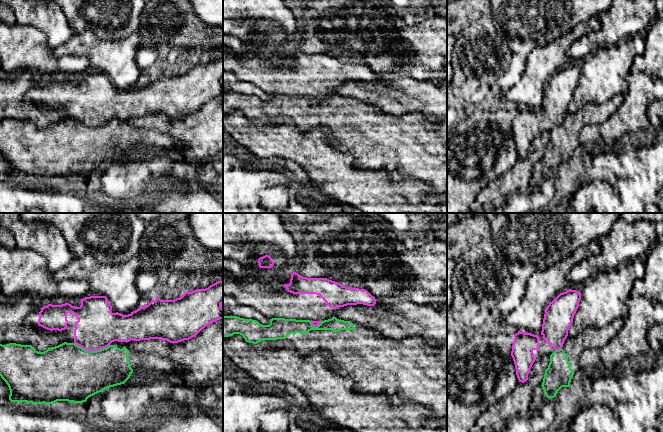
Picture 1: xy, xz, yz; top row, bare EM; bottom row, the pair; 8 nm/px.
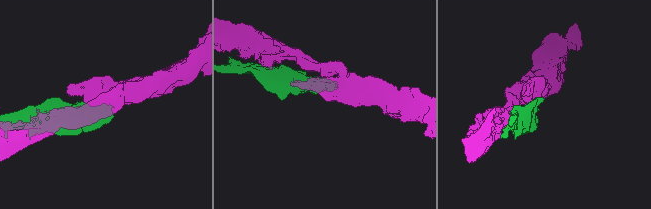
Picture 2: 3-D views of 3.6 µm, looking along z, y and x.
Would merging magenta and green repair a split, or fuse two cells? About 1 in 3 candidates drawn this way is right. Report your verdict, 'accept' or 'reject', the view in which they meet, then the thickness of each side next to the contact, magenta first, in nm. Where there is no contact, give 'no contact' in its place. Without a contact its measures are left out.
reject | xy | 340/440 nm

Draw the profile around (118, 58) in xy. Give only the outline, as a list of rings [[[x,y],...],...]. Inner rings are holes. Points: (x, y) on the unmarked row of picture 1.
[[[91,32],[74,34],[66,43],[53,50],[56,57],[66,55],[85,57],[93,72],[106,72],[116,88],[124,90],[139,85],[145,73],[137,65],[137,52],[140,48],[138,32],[120,40],[104,40]]]

